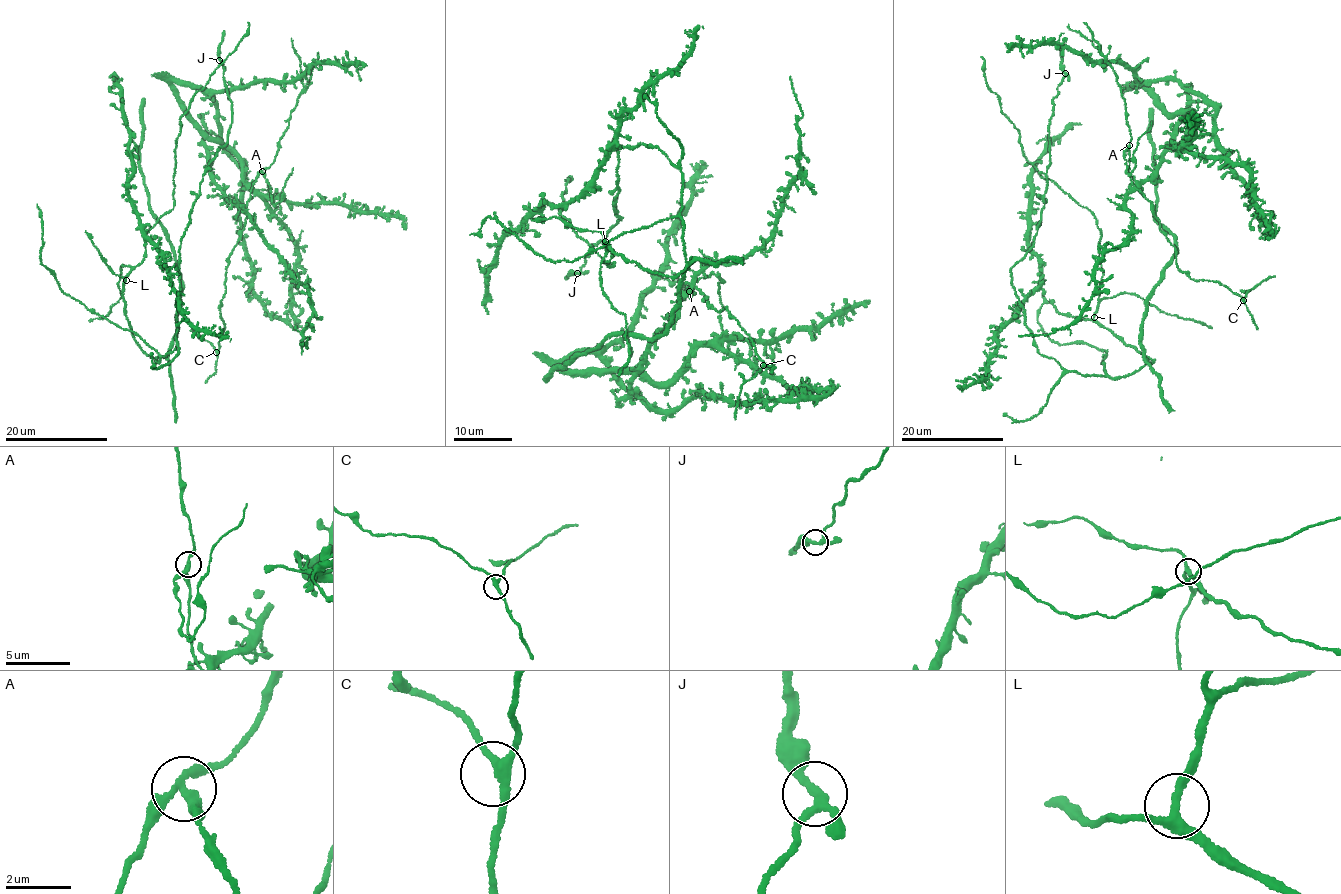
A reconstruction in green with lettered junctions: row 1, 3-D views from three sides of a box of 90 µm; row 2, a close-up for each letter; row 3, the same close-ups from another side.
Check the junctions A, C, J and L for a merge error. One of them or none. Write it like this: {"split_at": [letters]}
{"split_at": ["A"]}

